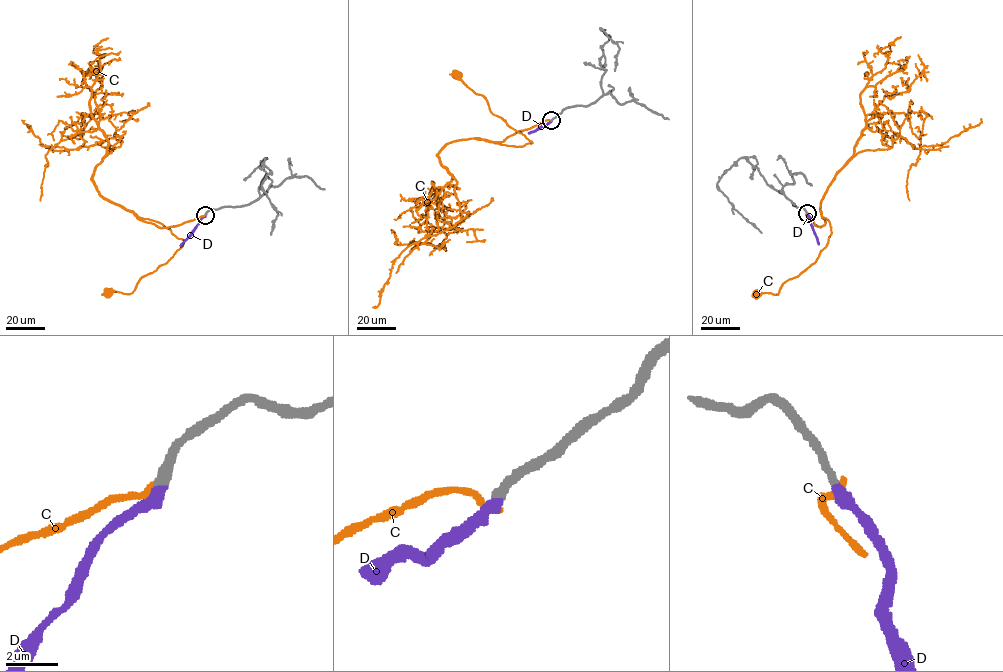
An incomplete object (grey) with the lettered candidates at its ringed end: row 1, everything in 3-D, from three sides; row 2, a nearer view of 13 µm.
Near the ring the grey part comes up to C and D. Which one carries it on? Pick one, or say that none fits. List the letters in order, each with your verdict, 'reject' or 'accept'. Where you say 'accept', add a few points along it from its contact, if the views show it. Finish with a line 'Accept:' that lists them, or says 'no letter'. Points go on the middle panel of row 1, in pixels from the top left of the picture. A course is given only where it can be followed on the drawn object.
C: reject
D: accept | via (551, 120), (529, 133)
Accept: D

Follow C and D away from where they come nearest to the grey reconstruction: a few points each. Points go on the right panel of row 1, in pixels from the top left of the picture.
C: (807, 213), (816, 225), (825, 223), (821, 216), (830, 222), (826, 246), (778, 293), (756, 294)
D: (807, 213), (819, 244)

